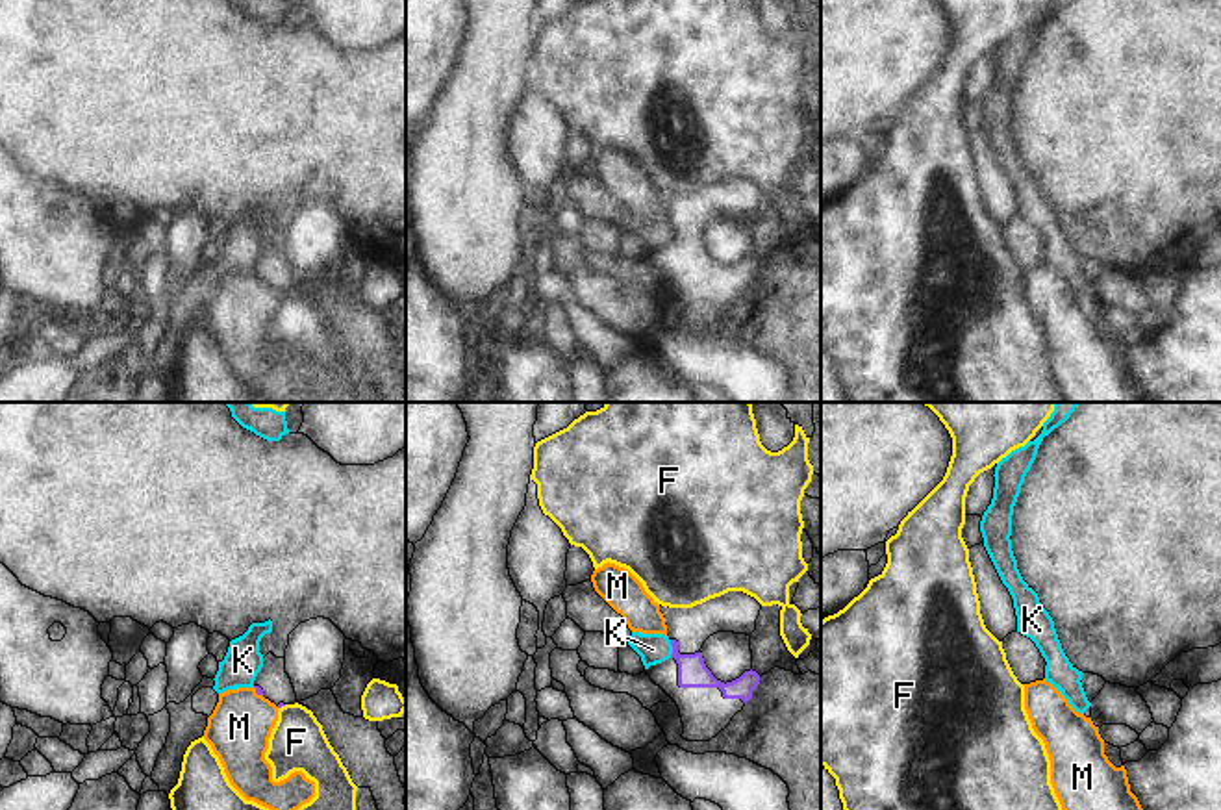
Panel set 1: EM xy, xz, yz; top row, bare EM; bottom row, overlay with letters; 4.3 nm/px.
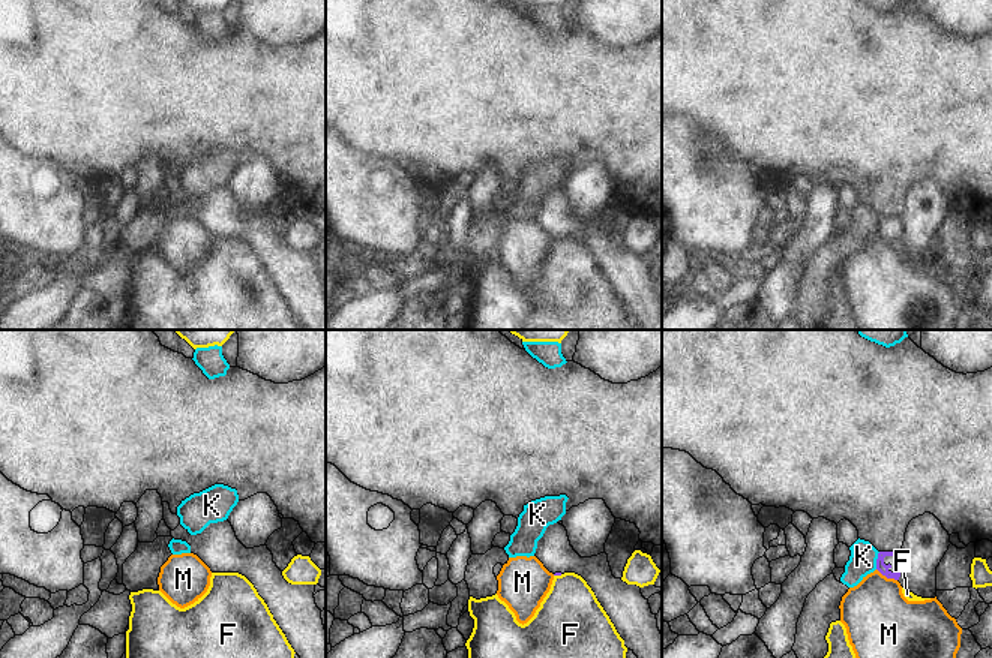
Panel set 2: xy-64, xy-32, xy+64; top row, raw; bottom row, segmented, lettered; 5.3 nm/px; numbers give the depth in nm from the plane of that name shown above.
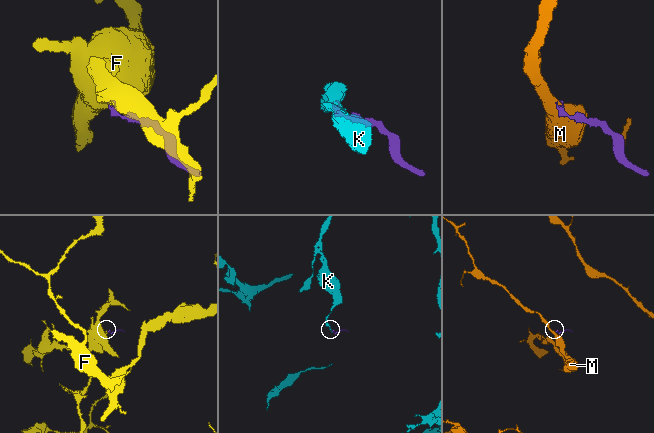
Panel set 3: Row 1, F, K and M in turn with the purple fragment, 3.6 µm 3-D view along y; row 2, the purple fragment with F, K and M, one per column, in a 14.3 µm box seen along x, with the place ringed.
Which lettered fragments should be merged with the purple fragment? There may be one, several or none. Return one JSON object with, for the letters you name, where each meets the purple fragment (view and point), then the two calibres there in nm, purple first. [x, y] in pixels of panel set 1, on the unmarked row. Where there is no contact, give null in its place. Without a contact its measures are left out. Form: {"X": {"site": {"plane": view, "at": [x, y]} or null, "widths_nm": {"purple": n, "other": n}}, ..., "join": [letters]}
{"join": []}

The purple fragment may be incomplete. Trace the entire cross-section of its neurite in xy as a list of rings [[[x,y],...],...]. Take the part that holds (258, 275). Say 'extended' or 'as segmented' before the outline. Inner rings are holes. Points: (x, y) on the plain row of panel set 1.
extended; [[[269,237],[263,243],[263,252],[254,265],[254,272],[258,280],[263,280],[278,293],[298,287],[291,263],[285,258],[285,241],[276,243]]]

